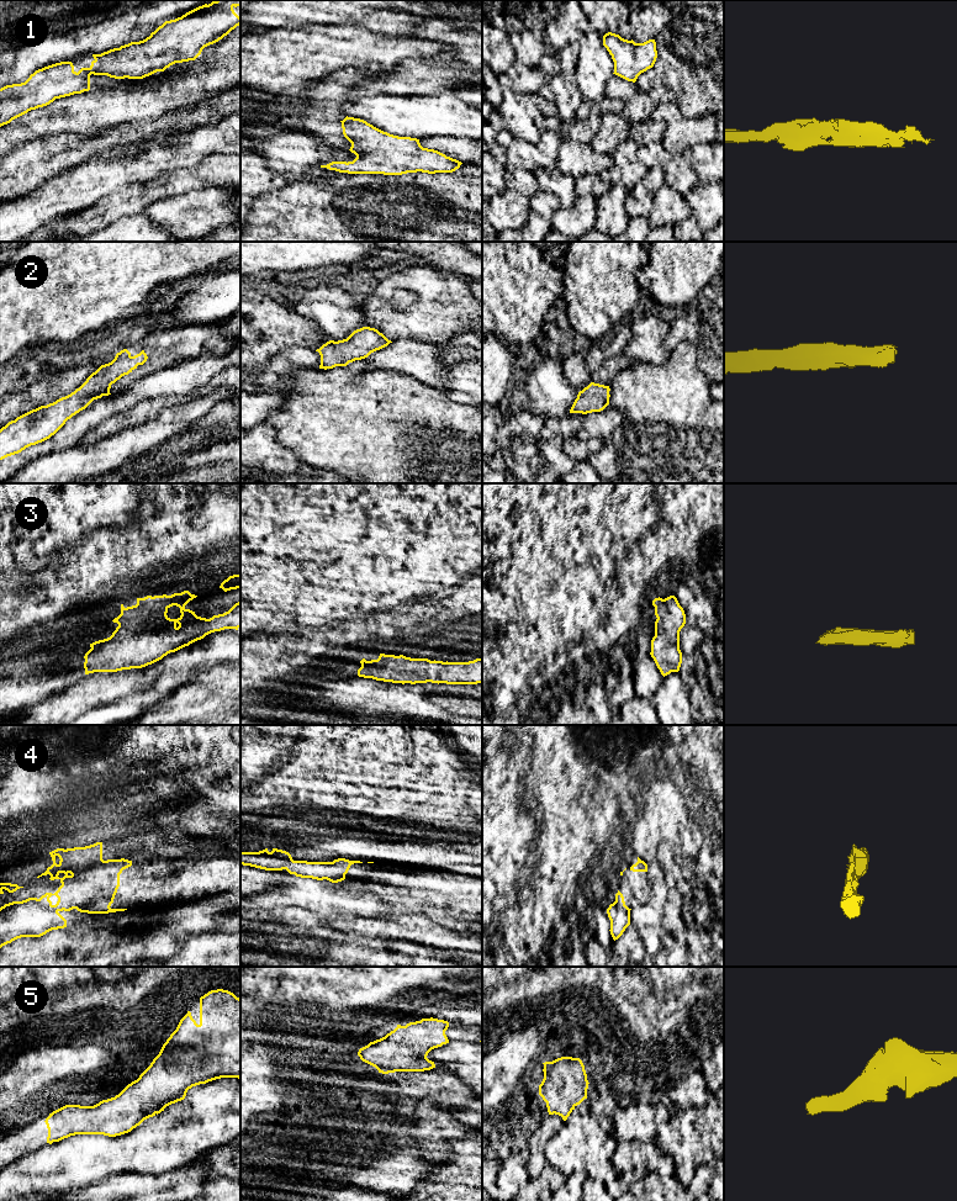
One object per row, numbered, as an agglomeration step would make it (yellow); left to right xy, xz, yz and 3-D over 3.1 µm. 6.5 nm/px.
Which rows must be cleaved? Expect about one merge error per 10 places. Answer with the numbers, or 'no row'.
4

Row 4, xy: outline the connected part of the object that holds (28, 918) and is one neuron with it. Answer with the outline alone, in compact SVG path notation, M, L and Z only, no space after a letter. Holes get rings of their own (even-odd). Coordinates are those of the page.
M37 898L12 901L0 908L0 948L21 937L41 937L67 927L67 920L48 910Z

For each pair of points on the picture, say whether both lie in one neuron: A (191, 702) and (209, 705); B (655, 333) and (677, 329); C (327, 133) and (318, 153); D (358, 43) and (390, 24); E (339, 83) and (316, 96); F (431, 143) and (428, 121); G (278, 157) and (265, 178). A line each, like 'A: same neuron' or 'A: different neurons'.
A: same neuron
B: different neurons
C: different neurons
D: different neurons
E: same neuron
F: different neurons
G: different neurons

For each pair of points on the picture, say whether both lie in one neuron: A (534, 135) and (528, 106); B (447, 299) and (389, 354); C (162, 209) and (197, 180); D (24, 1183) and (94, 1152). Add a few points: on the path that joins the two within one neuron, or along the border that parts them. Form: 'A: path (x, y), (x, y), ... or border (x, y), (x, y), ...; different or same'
A: path (528, 127), (528, 114); same
B: border (392, 340), (418, 339), (433, 343); different
C: border (216, 186), (190, 189), (188, 191); different
D: path (41, 1176), (48, 1170), (77, 1162); same

